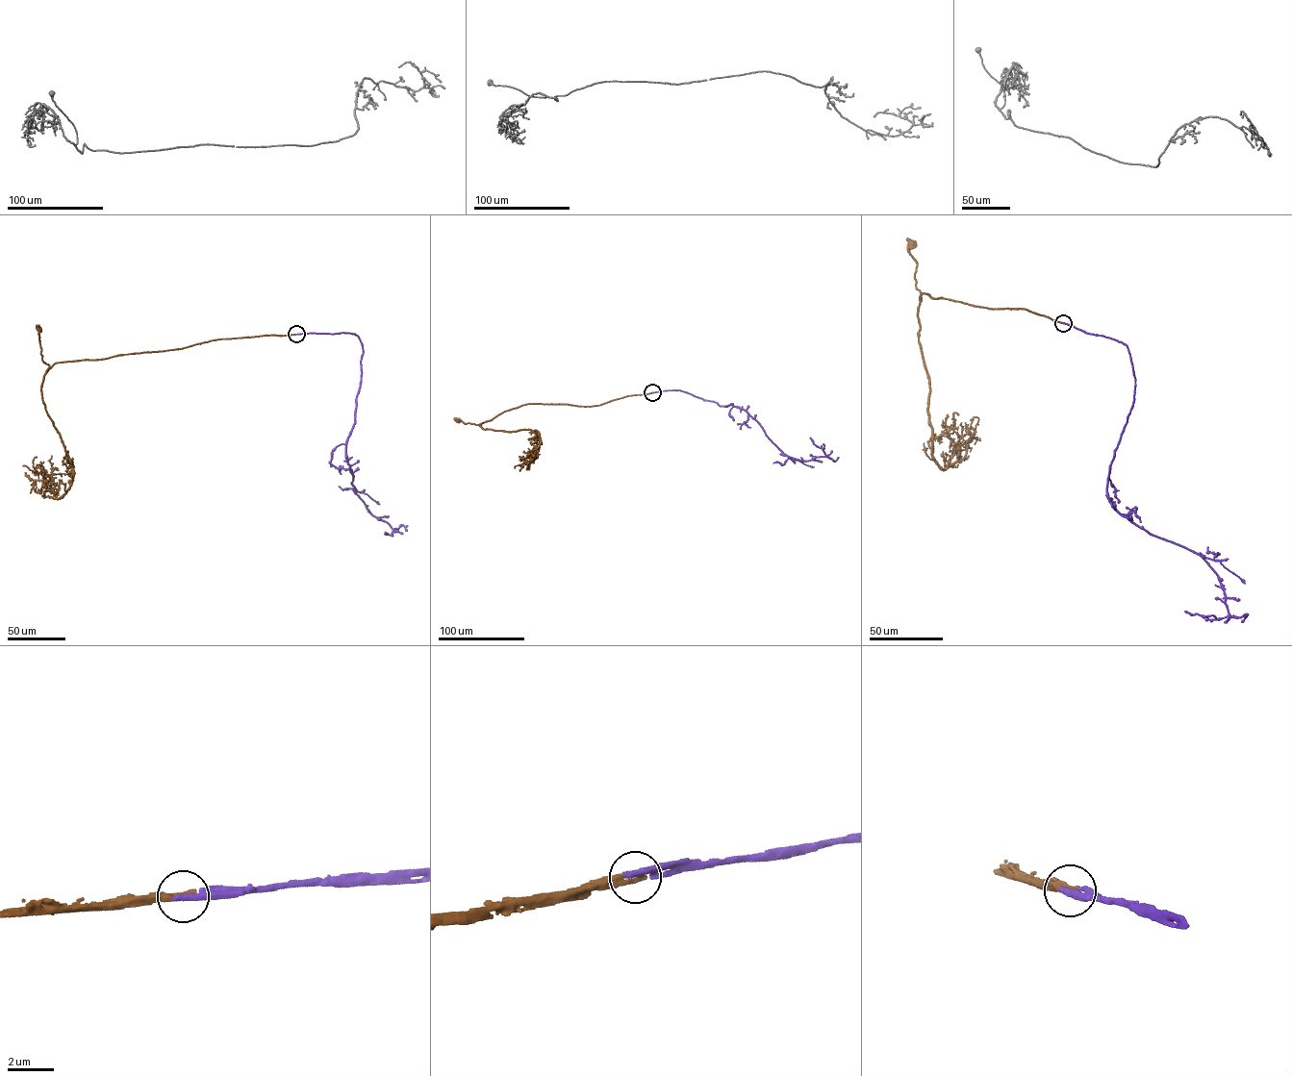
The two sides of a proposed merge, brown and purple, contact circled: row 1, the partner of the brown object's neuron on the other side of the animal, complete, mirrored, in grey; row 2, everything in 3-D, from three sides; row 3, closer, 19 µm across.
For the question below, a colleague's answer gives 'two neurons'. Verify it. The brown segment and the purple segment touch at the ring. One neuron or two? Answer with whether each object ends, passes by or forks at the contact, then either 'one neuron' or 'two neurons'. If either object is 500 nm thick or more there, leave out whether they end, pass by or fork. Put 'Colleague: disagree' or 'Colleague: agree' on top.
Colleague: disagree
brown ends | purple ends | one neuron

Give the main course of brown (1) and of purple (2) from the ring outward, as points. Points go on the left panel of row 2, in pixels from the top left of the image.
1: (296, 334), (212, 340), (179, 349), (59, 362), (46, 371), (49, 365), (42, 360), (38, 329)
2: (296, 334), (347, 333), (360, 339), (361, 382), (346, 458), (356, 493), (392, 529), (391, 535), (385, 532)

